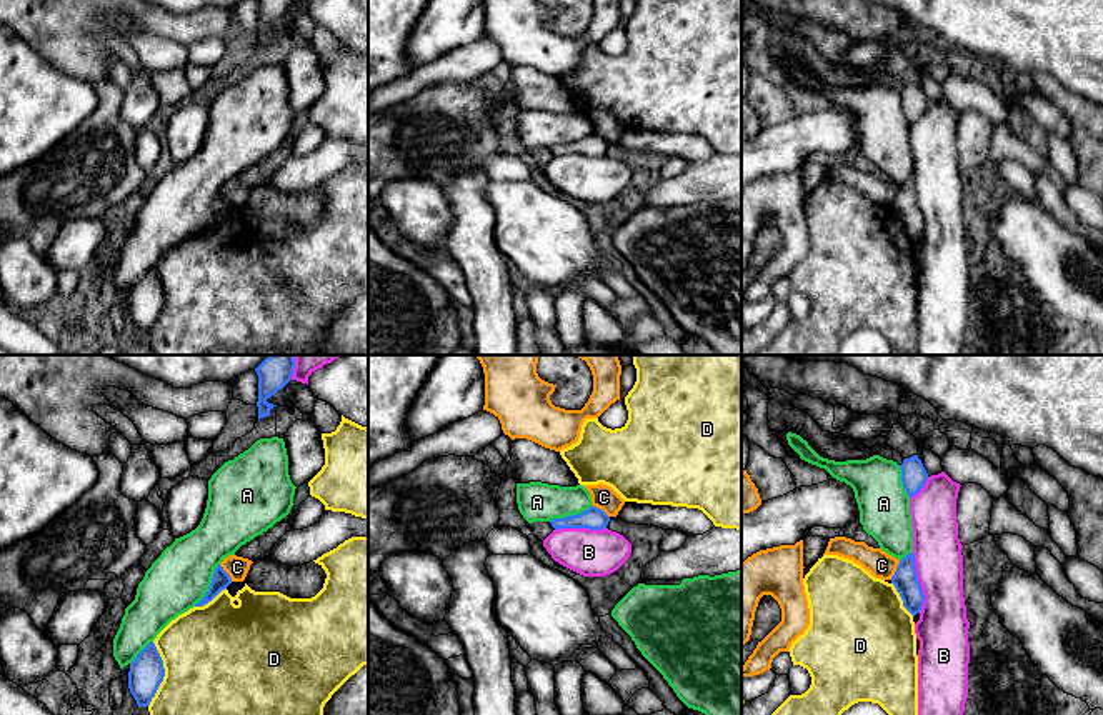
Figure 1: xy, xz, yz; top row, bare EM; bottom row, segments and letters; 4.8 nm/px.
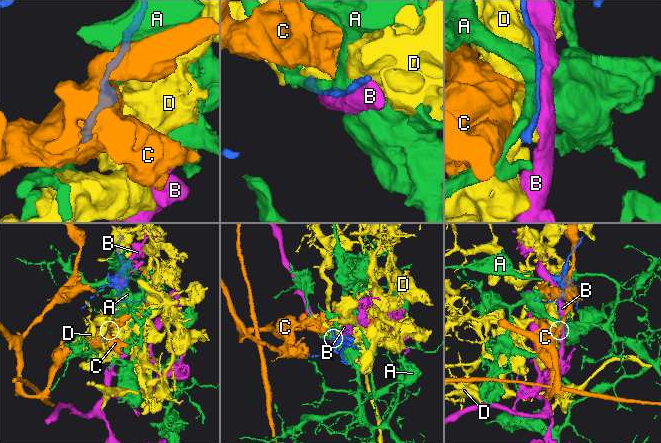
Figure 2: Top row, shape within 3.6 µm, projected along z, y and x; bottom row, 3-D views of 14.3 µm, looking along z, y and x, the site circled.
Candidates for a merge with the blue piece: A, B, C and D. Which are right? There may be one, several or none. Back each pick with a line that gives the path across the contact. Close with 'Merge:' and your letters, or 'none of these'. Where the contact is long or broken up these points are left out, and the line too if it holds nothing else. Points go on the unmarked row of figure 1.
Merge: none of these

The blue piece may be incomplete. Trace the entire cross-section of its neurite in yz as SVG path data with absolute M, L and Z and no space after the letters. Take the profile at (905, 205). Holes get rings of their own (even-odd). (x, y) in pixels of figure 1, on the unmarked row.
M908 180L900 187L895 202L891 203L891 210L903 227L903 233L915 243L921 238L925 222L921 212L918 208L915 182Z

